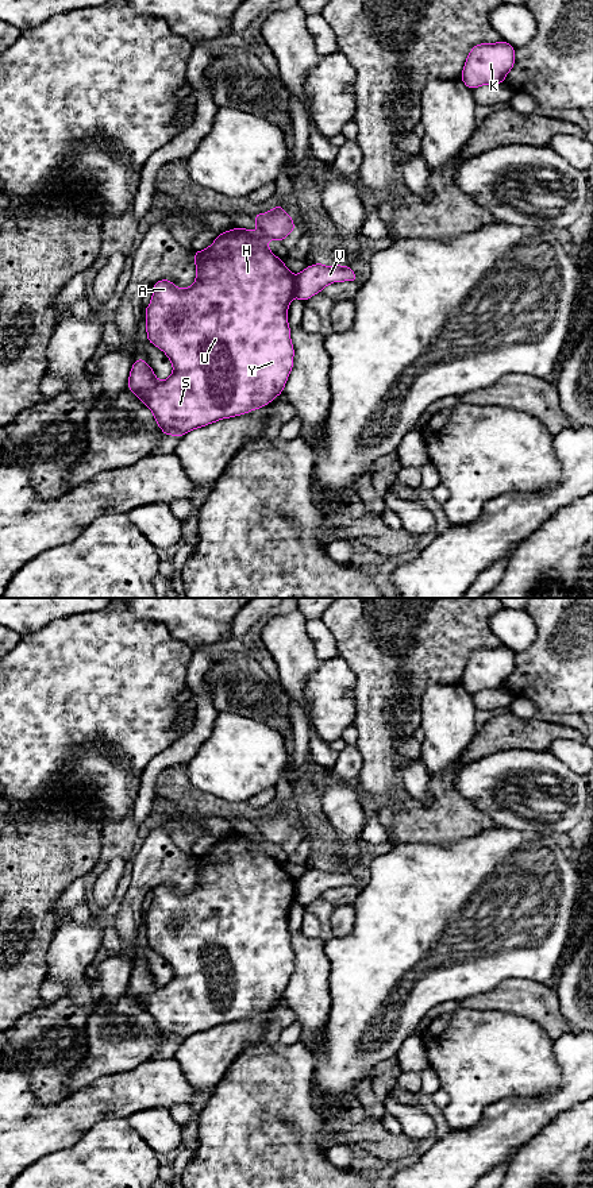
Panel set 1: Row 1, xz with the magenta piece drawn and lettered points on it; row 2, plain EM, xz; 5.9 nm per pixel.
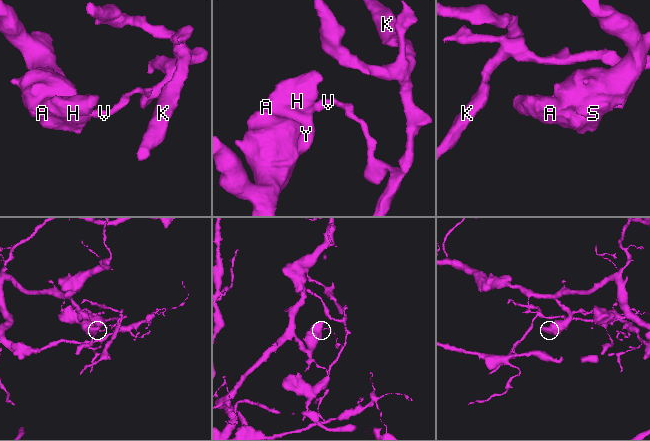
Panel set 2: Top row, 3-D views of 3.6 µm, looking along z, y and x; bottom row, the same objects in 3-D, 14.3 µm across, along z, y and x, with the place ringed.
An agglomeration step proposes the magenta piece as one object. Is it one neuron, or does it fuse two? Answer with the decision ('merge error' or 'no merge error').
merge error

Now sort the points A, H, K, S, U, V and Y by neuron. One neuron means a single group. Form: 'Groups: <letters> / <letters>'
Groups: A H S U Y / K V

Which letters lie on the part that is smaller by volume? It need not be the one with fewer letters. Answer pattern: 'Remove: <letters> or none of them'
Remove: K, V

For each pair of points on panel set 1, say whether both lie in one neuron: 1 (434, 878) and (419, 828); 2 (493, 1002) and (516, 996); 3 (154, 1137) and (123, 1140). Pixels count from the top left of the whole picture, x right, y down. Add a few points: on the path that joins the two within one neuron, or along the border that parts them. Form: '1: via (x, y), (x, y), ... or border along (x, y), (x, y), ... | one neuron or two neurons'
1: border along (455, 841), (449, 845), (399, 844), (393, 848) | two neurons
2: via (499, 999), (511, 996) | one neuron
3: border along (127, 1118), (131, 1127), (156, 1154) | two neurons

